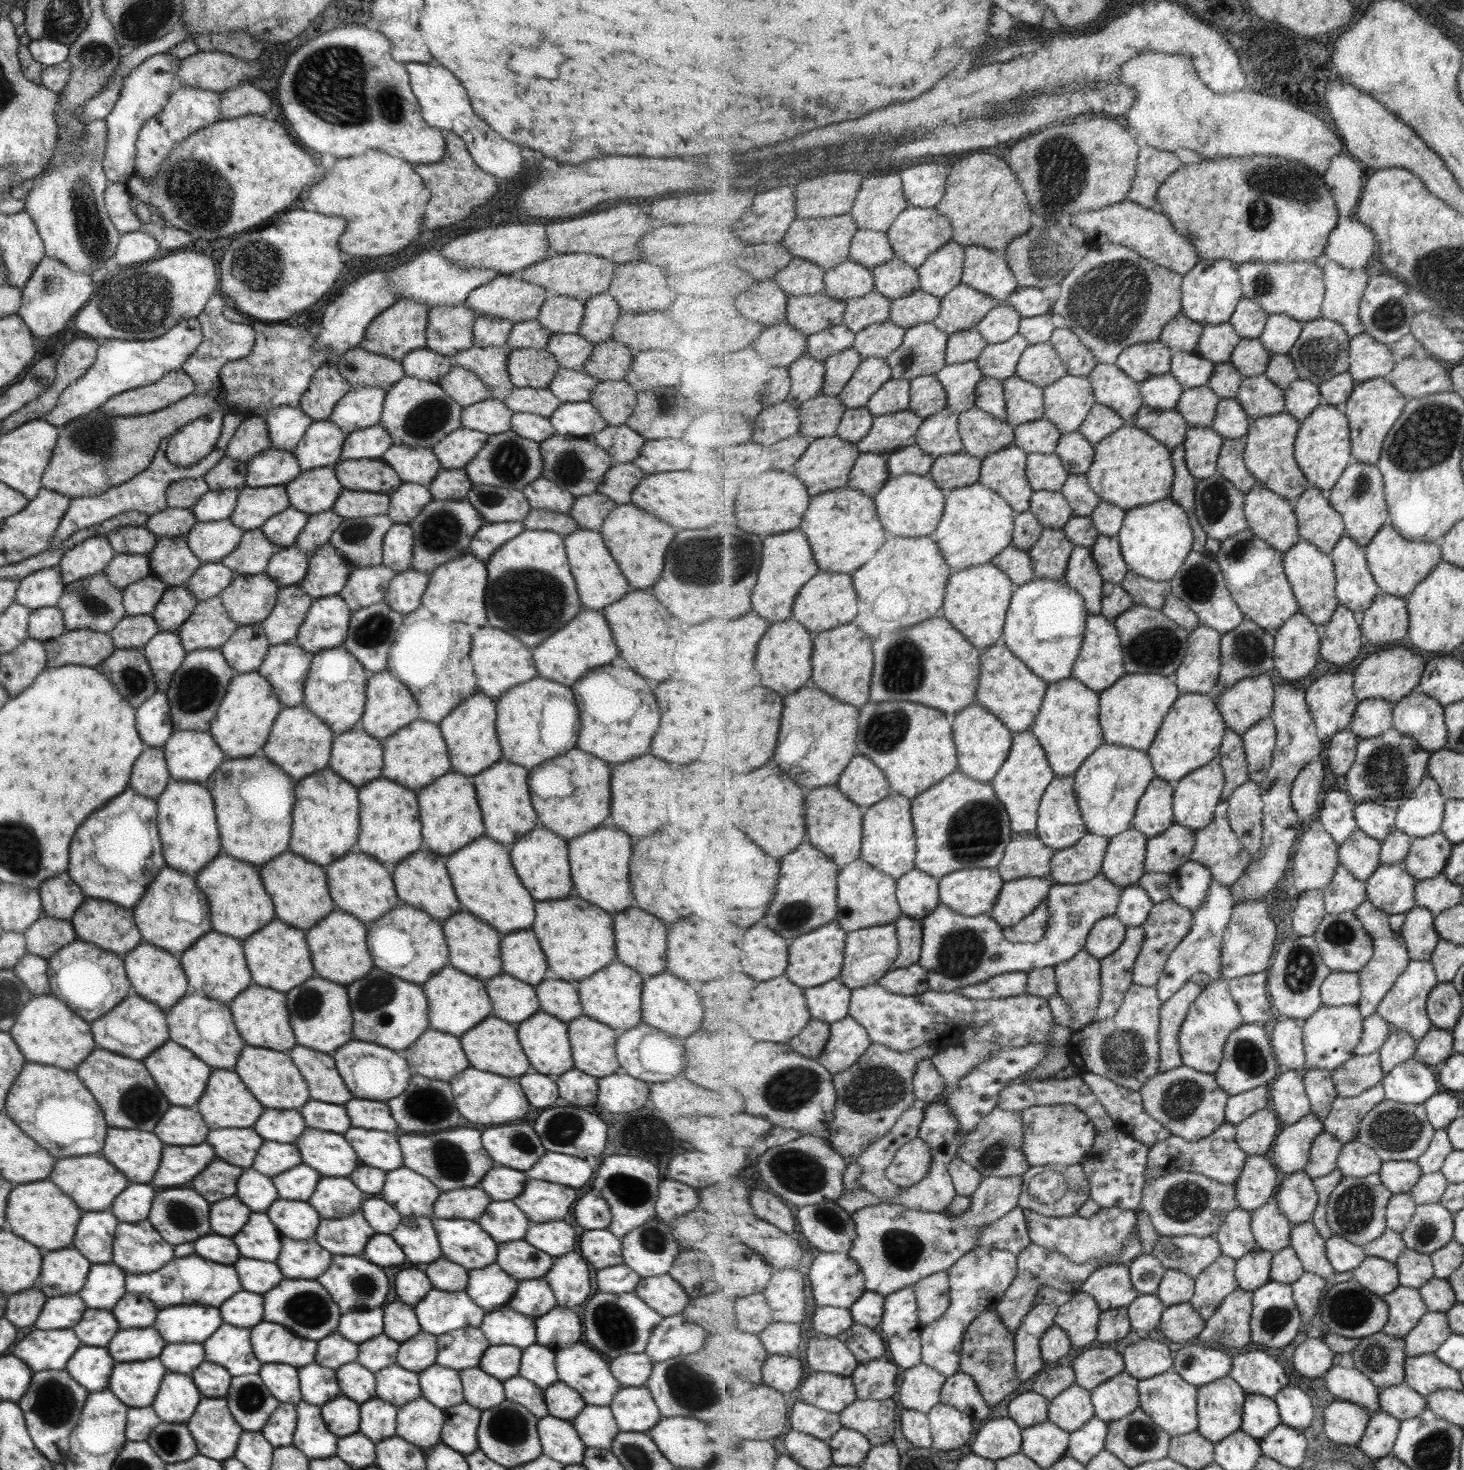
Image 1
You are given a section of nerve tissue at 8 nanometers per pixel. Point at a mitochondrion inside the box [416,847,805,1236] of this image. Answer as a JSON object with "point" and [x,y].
{"point":[565,1127]}

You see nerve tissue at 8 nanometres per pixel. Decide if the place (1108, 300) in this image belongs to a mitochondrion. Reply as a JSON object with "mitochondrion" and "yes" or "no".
{"mitochondrion":"yes"}

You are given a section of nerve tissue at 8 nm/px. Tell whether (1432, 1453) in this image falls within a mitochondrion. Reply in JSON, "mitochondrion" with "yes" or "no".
{"mitochondrion":"yes"}

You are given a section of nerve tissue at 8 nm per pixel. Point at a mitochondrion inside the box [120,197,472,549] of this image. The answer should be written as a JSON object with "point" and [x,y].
{"point":[258,263]}

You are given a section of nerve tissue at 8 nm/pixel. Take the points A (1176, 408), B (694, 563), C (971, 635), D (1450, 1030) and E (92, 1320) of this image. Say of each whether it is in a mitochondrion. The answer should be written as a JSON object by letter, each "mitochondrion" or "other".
{"A":"other","B":"mitochondrion","C":"other","D":"other","E":"other"}

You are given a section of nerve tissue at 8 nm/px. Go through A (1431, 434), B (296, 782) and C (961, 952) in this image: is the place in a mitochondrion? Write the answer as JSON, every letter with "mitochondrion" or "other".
{"A":"mitochondrion","B":"other","C":"mitochondrion"}

